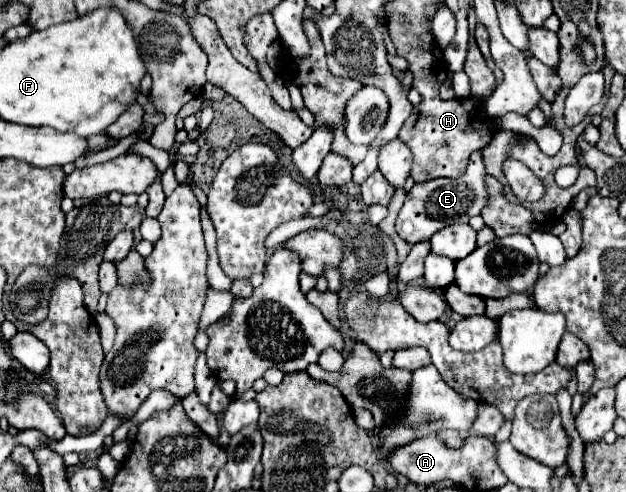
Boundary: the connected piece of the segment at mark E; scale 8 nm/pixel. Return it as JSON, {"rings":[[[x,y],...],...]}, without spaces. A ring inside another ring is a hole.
{"rings":[[[479,151],[472,153],[467,165],[467,171],[457,179],[433,179],[425,183],[415,183],[415,187],[409,191],[405,205],[401,207],[397,215],[395,229],[403,241],[409,245],[415,245],[419,241],[431,239],[433,233],[443,229],[451,223],[467,223],[473,215],[479,215],[489,199],[487,185],[485,185],[485,169],[483,161],[479,157]]]}

